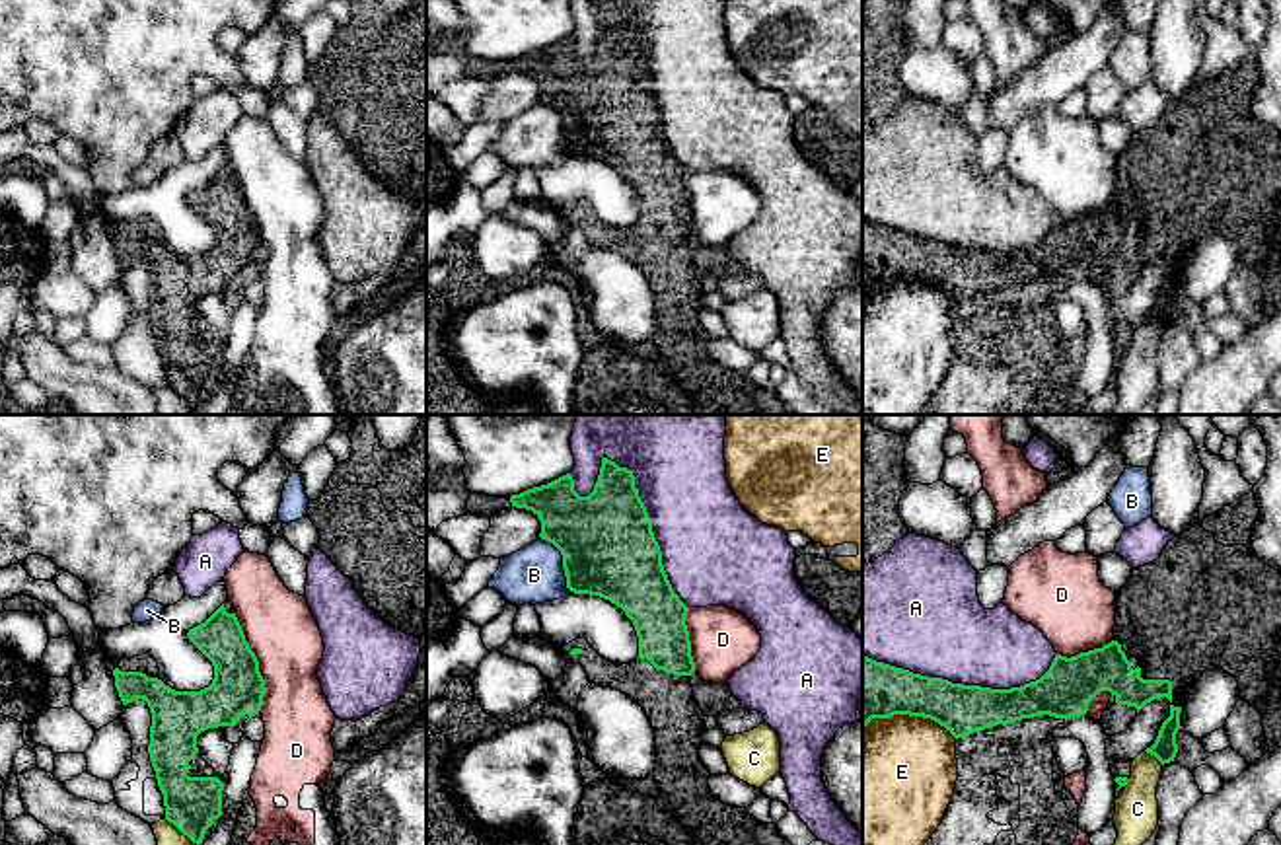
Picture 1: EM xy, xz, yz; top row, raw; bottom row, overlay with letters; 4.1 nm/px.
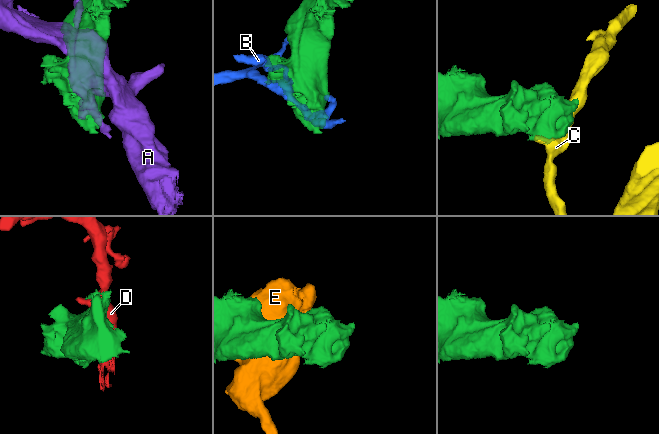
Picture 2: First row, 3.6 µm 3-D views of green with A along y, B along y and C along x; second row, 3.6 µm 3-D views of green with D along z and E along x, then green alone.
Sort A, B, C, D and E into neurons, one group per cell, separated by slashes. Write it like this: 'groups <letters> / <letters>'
groups A / B / C / D / E

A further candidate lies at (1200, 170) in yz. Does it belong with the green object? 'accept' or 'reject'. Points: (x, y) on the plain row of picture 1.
accept

